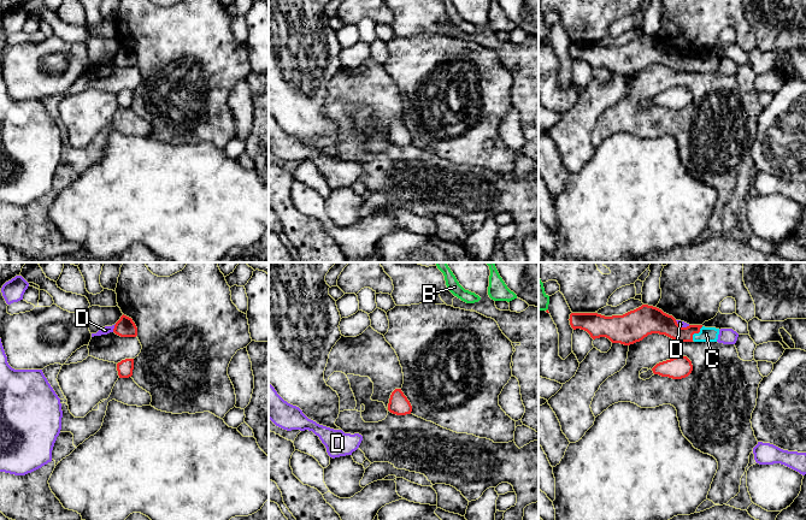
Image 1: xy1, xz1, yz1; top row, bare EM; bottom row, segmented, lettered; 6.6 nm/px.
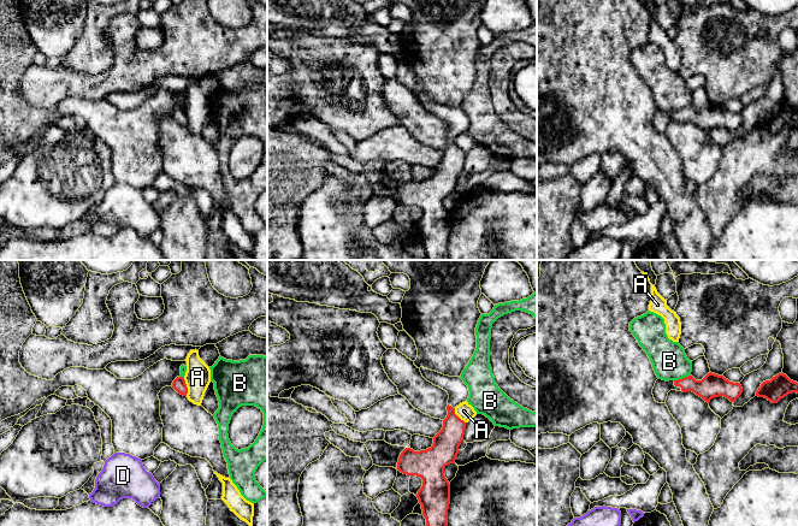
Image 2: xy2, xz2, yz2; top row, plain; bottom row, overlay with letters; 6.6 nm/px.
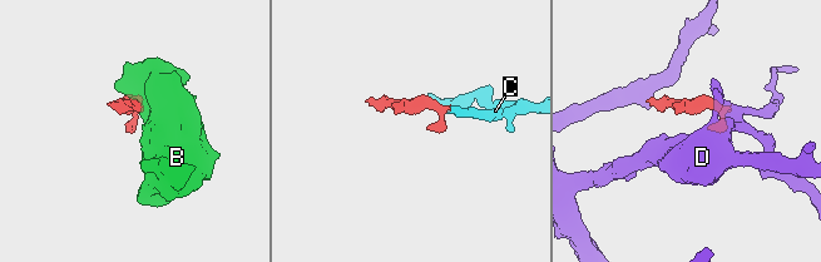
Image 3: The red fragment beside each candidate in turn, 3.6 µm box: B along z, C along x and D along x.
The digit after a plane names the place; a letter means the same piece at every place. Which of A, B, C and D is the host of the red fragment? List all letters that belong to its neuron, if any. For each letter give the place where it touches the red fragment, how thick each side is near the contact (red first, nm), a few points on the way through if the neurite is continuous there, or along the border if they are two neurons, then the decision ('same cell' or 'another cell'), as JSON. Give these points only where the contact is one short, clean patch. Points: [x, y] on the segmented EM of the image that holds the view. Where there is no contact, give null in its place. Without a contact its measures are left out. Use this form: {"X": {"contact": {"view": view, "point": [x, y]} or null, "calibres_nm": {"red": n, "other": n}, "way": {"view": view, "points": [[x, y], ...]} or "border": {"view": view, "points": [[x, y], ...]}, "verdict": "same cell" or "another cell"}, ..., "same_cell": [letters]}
{"A": {"contact": {"view": "xy2", "point": [185, 386]}, "calibres_nm": {"red": 90, "other": 180}, "border": {"view": "xy2", "points": [[183, 378], [187, 385], [187, 395]]}, "verdict": "another cell"}, "B": {"contact": {"view": "yz2", "point": [683, 378]}, "calibres_nm": {"red": 160, "other": 240}, "border": {"view": "yz2", "points": [[690, 374], [674, 380]]}, "verdict": "another cell"}, "C": {"contact": {"view": "yz1", "point": [695, 332]}, "calibres_nm": {"red": 150, "other": 100}, "way": {"view": "yz1", "points": [[660, 323], [676, 332], [695, 332], [706, 334]]}, "verdict": "same cell"}, "D": {"contact": {"view": "xy1", "point": [115, 328]}, "calibres_nm": {"red": 130, "other": 50}, "border": {"view": "xy1", "points": [[116, 324], [112, 331]]}, "verdict": "another cell"}, "same_cell": ["C"]}

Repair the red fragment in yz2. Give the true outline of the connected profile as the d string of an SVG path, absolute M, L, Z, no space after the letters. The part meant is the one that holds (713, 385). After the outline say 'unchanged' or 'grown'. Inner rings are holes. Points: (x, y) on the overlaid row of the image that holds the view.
M711 372L708 373L702 380L696 380L692 376L669 382L657 379L652 389L655 401L658 403L666 403L670 390L682 392L692 391L708 403L711 398L719 396L723 396L731 402L735 402L743 392L740 383L729 382L723 376Z; grown

